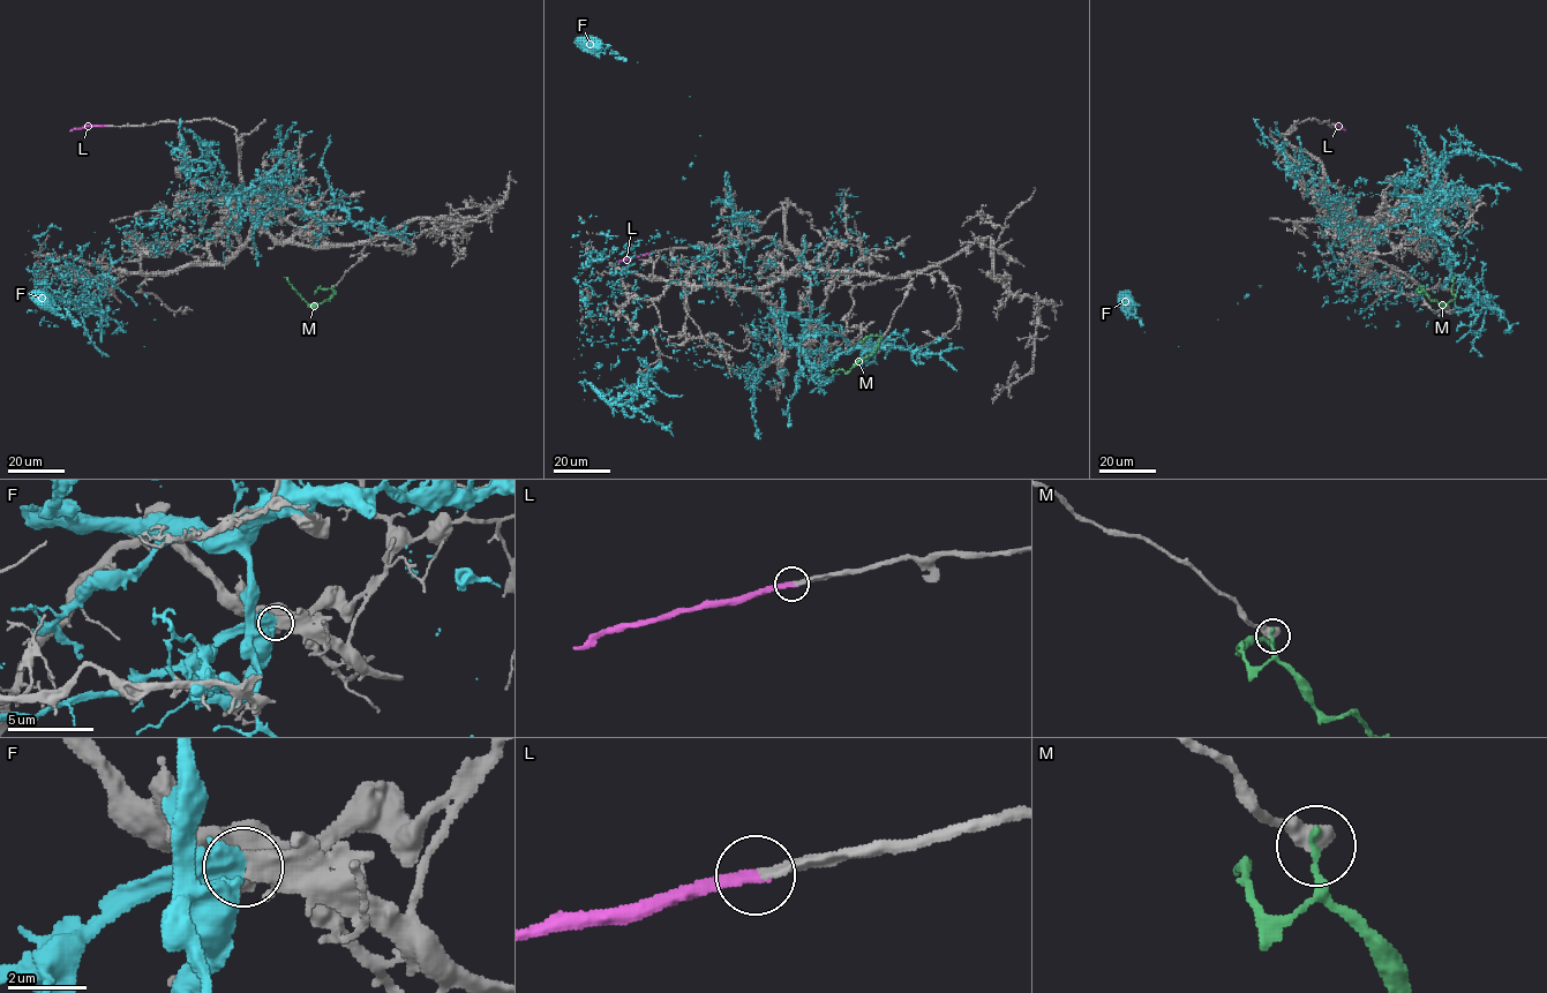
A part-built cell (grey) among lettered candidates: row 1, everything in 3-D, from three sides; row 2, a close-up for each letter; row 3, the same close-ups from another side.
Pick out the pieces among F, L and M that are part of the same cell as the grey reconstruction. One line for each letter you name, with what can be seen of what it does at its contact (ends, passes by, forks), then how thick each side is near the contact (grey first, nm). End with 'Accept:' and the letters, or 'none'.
L: it ends | 320/360 nm
Accept: L

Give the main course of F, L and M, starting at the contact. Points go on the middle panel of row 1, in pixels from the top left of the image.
F: (786, 348), (734, 243), (593, 250), (615, 343), (651, 368), (636, 398), (584, 399)
L: (651, 253), (615, 263)
M: (879, 340), (875, 351), (847, 373), (842, 369), (830, 371)

